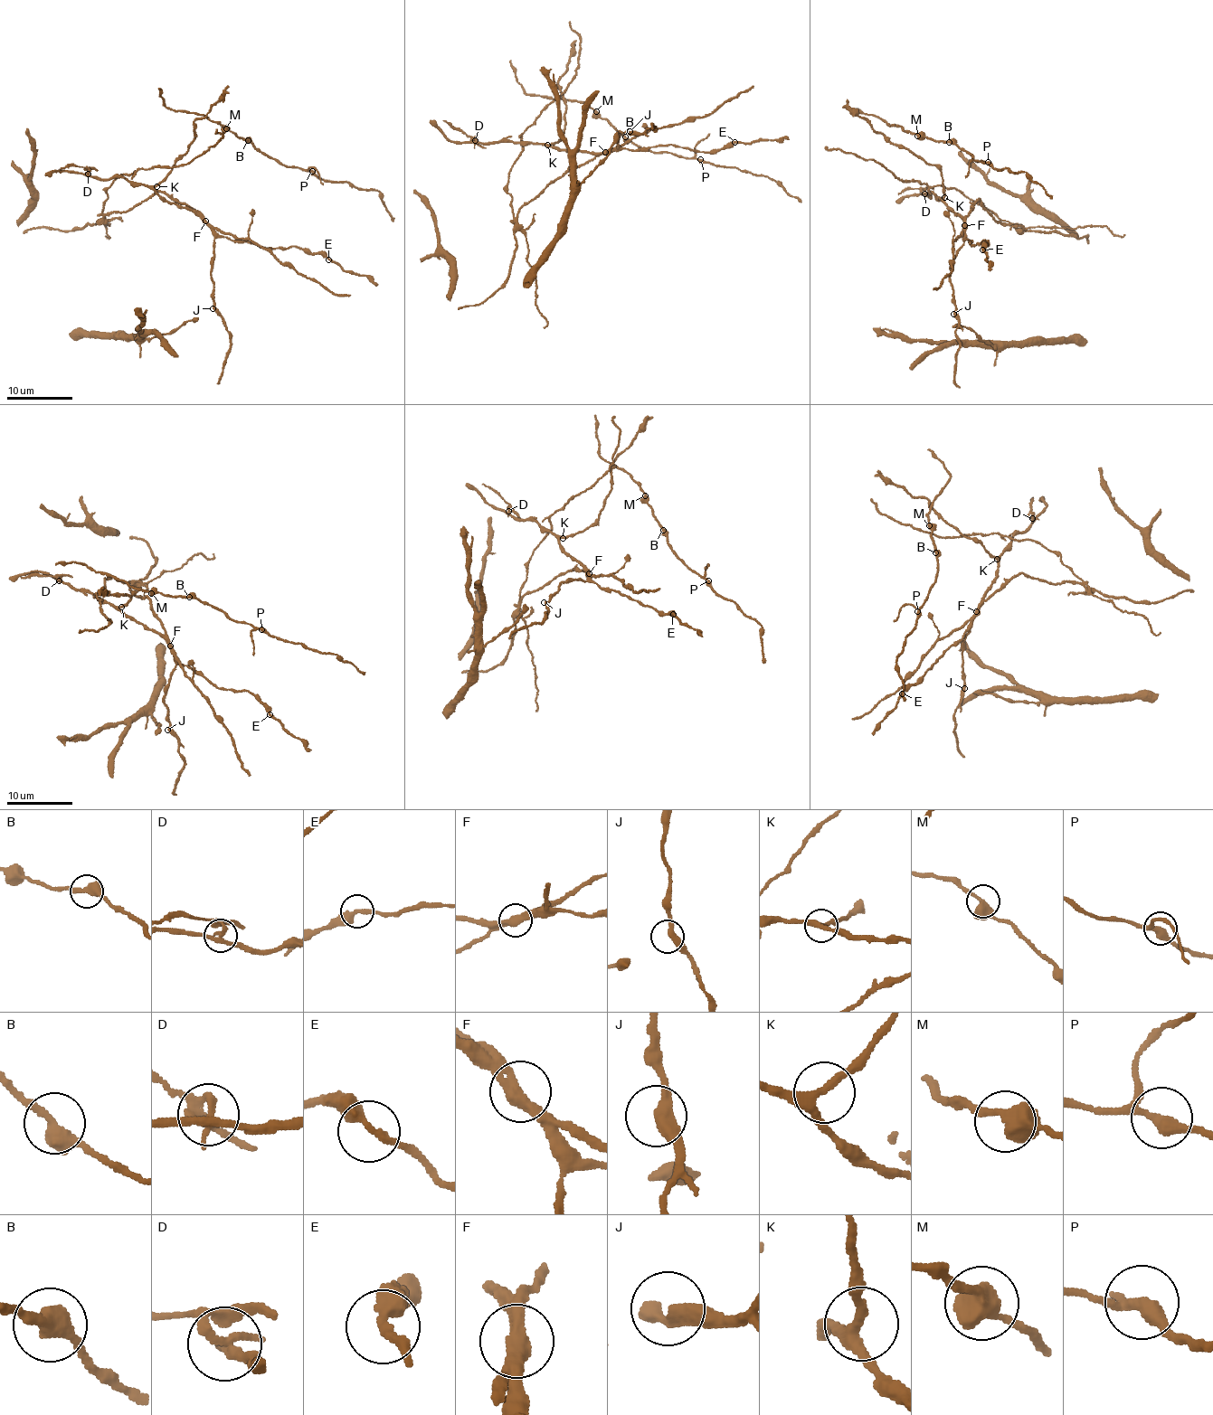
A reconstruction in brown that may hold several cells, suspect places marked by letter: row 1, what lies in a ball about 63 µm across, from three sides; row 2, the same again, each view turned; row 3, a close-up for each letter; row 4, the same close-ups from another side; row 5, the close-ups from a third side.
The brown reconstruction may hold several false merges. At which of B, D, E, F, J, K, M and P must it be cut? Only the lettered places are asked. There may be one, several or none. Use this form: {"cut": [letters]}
{"cut": ["D", "F"]}

